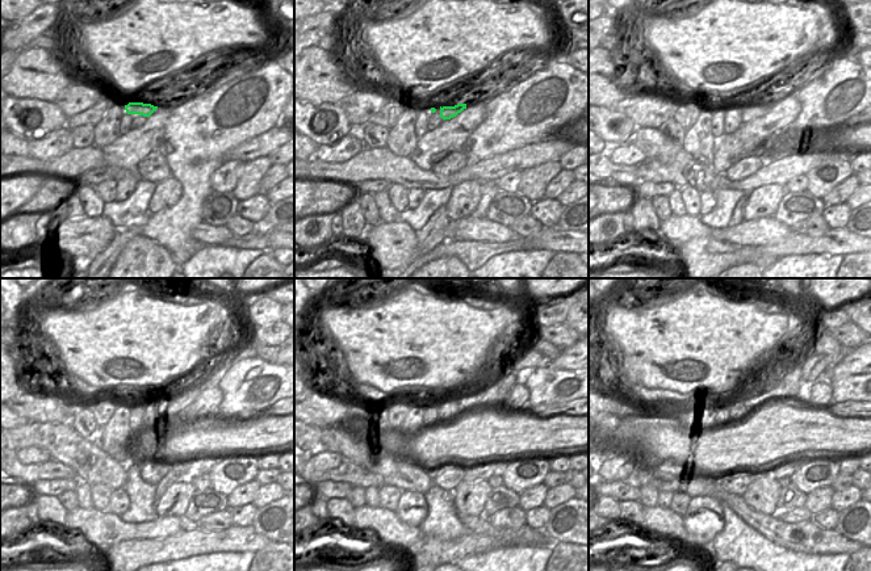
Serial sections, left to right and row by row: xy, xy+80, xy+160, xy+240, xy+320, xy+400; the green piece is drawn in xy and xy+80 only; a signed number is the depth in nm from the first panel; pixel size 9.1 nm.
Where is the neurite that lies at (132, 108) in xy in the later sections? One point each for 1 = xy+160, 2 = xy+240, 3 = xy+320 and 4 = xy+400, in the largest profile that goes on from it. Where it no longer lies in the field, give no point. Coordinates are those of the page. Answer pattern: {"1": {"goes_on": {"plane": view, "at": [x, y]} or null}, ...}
{"1": {"goes_on": {"plane": "xy+160", "at": [750, 112]}}, "2": {"goes_on": {"plane": "xy+240", "at": [176, 402]}}, "3": {"goes_on": {"plane": "xy+320", "at": [516, 372]}}, "4": {"goes_on": {"plane": "xy+400", "at": [815, 369]}}}

